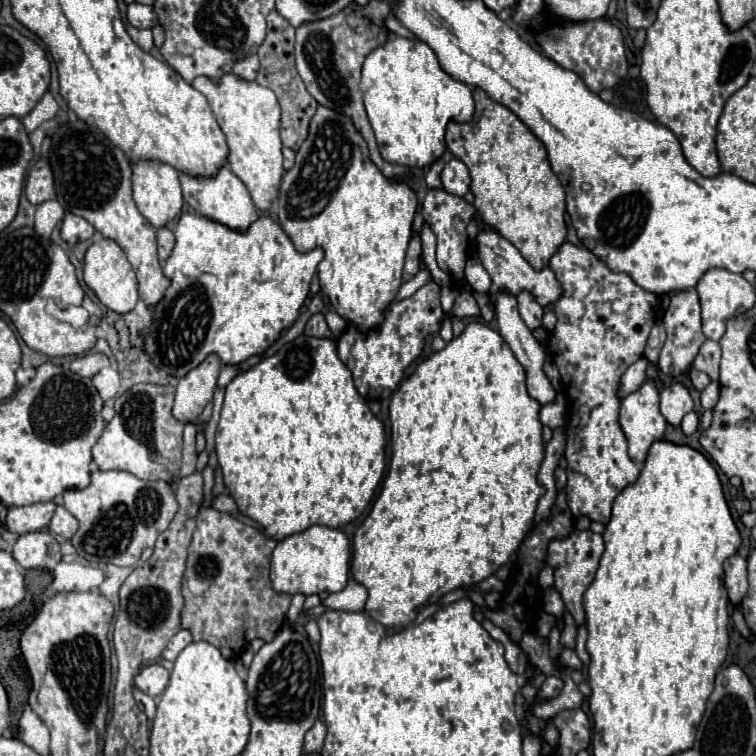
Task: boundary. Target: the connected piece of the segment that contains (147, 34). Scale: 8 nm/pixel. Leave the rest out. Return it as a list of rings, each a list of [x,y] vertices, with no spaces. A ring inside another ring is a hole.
[[[127,26],[127,32],[129,32],[129,36],[133,38],[133,42],[139,44],[143,50],[151,50],[151,48],[153,48],[153,36],[151,36],[151,30],[141,30],[141,28]]]

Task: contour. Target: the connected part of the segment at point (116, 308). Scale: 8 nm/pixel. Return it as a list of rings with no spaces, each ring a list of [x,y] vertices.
[[[103,238],[95,244],[91,244],[85,252],[85,260],[83,260],[83,280],[85,284],[97,294],[97,298],[113,312],[117,314],[127,314],[135,308],[139,296],[137,296],[137,278],[135,278],[135,270],[133,266],[127,262],[123,250],[119,248],[119,244],[115,240]]]

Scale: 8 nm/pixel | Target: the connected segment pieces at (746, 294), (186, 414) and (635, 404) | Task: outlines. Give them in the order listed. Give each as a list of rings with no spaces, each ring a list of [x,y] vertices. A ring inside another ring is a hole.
[[[709,268],[697,284],[697,294],[701,300],[701,320],[703,334],[711,340],[719,340],[725,334],[725,324],[729,318],[747,312],[755,304],[755,288],[741,274],[733,274],[723,268]]]
[[[209,354],[199,366],[179,378],[173,414],[181,422],[195,422],[203,412],[205,404],[213,400],[217,388],[217,376],[221,372],[221,362],[217,354]]]
[[[645,380],[639,390],[623,398],[619,422],[629,442],[631,460],[643,462],[649,446],[663,438],[667,428],[667,420],[659,412],[659,390],[653,380]]]

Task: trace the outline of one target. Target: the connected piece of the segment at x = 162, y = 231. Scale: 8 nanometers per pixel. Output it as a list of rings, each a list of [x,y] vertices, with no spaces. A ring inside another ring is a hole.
[[[163,226],[157,230],[157,244],[159,244],[159,262],[163,264],[175,246],[175,236],[173,236],[171,228]]]

